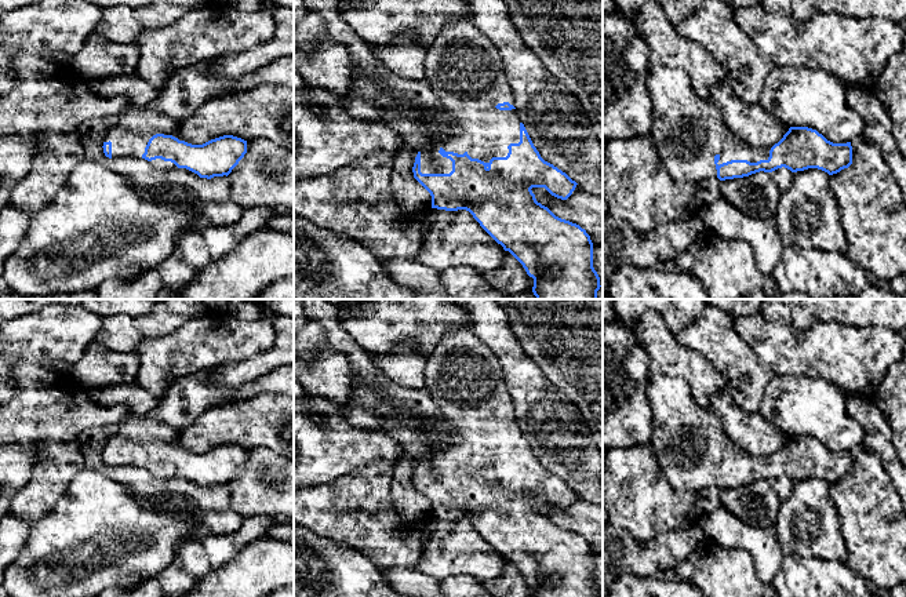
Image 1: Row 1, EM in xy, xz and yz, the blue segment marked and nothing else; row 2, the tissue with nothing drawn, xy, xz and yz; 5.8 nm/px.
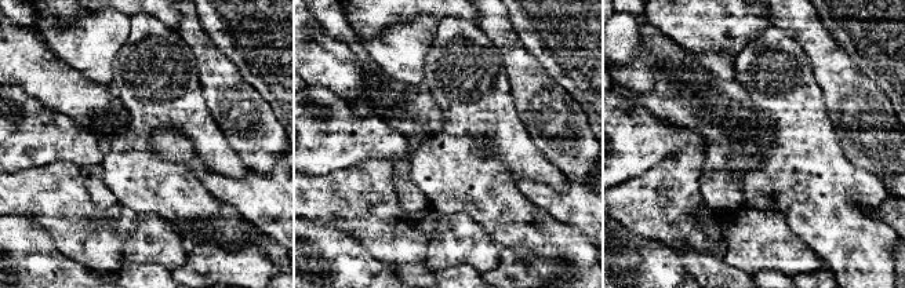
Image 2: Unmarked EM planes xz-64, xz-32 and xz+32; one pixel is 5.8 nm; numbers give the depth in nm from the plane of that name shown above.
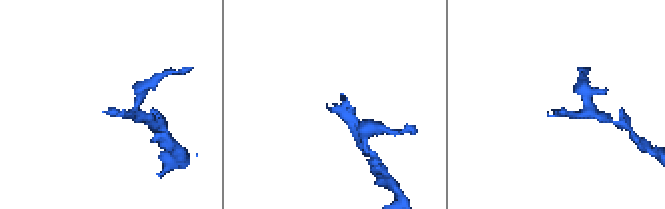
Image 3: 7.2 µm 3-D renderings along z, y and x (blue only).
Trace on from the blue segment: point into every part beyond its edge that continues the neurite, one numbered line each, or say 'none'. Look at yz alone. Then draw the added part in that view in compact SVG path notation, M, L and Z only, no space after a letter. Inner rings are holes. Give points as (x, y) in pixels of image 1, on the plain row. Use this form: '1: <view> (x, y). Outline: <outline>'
1: yz (688, 439). Outline: M652 371L645 385L652 412L650 444L662 474L677 491L699 491L717 487L716 474L731 469L757 472L768 469L772 455L756 456L738 447L725 433L723 422L710 407L701 405L685 379Z

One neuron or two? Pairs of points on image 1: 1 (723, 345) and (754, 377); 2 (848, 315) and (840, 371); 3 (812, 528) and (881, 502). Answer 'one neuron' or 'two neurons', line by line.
1: one neuron
2: two neurons
3: two neurons

